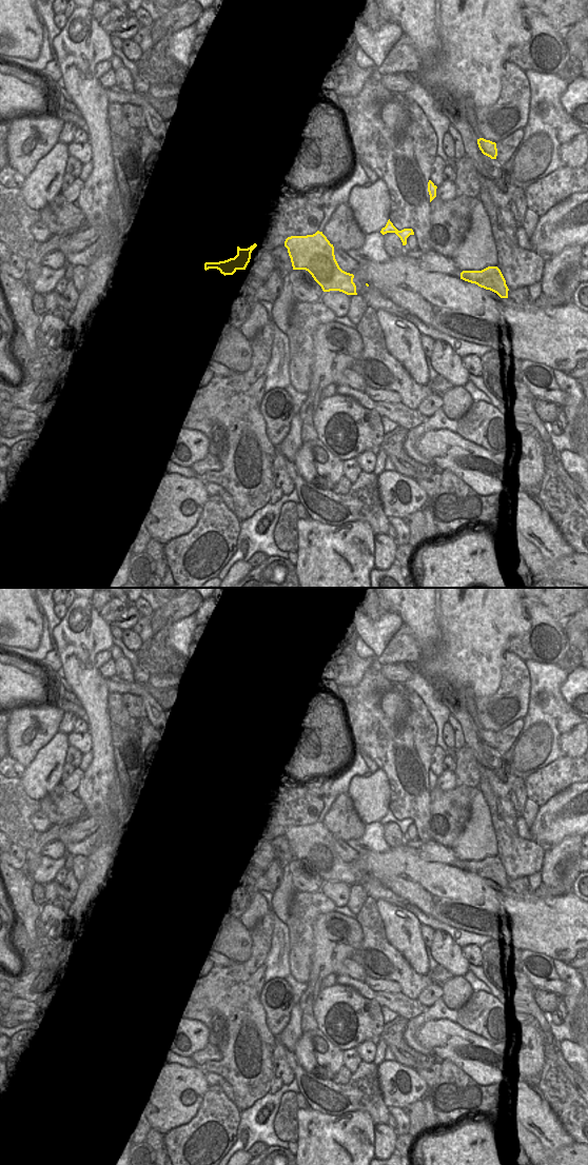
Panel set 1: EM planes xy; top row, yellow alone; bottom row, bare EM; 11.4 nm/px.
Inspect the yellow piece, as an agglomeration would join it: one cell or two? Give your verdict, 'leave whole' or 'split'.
split

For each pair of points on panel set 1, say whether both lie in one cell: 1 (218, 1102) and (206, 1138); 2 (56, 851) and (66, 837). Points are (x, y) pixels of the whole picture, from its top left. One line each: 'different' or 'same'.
1: same
2: different

